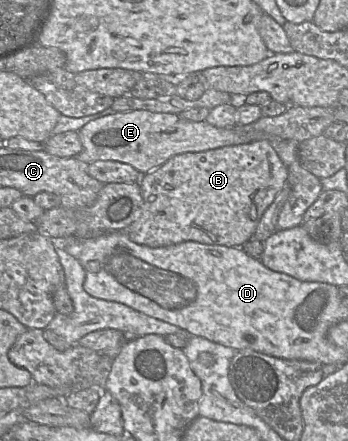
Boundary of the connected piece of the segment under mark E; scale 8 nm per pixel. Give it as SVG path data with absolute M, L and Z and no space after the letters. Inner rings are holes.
M149 110L118 112L88 122L79 131L83 146L76 156L90 165L97 160L119 161L131 165L142 175L164 164L171 157L201 152L223 146L239 145L253 141L239 126L218 128L208 122L183 120L175 113L156 113Z

